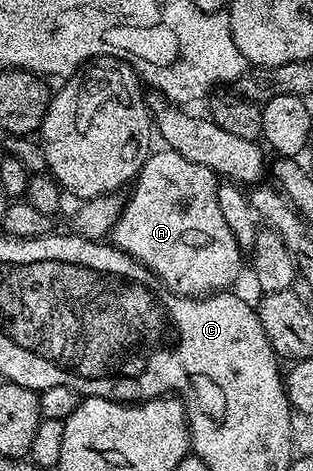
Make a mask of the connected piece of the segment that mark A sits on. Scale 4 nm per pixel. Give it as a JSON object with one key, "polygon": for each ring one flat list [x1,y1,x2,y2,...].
{"polygon":[[158,151,151,152,142,164,142,172,133,182,134,194,123,204,122,213,112,230,112,241,129,257,134,257,150,272,155,273,173,292,183,295,209,295,225,290,242,273,244,250,236,243,224,215,220,215,218,185,212,183,212,174,207,165,185,161,178,153,171,152,170,185,162,185,162,157]]}

